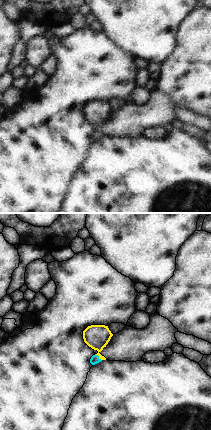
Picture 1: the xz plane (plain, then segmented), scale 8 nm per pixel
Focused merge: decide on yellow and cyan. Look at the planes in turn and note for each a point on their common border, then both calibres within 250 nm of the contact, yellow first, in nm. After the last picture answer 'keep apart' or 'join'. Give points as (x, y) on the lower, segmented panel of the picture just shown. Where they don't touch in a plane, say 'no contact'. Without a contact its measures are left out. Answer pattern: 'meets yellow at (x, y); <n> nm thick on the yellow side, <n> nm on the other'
meets yellow at (99, 357); 190 nm thick on the yellow side, 70 nm on the other

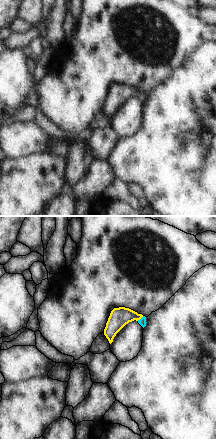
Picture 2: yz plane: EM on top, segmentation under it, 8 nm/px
meets yellow at (140, 318); 160 nm thick on the yellow side, 60 nm on the other

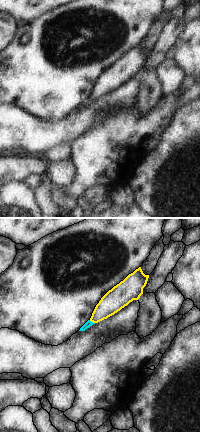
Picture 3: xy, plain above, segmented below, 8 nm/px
meets yellow at (92, 321); 180 nm thick on the yellow side, 50 nm on the other

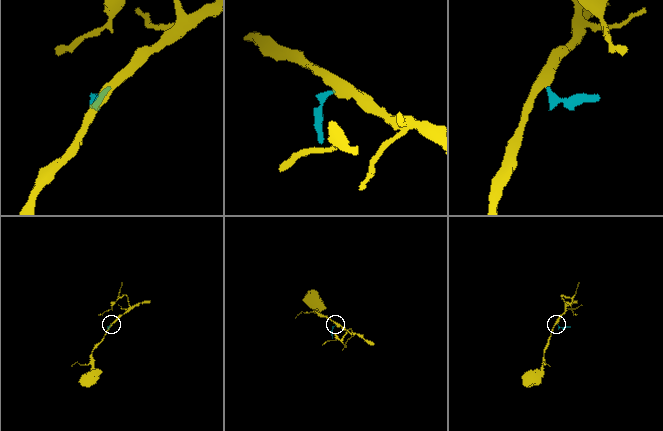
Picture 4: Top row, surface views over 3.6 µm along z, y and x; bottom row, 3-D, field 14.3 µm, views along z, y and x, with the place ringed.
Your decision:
join

